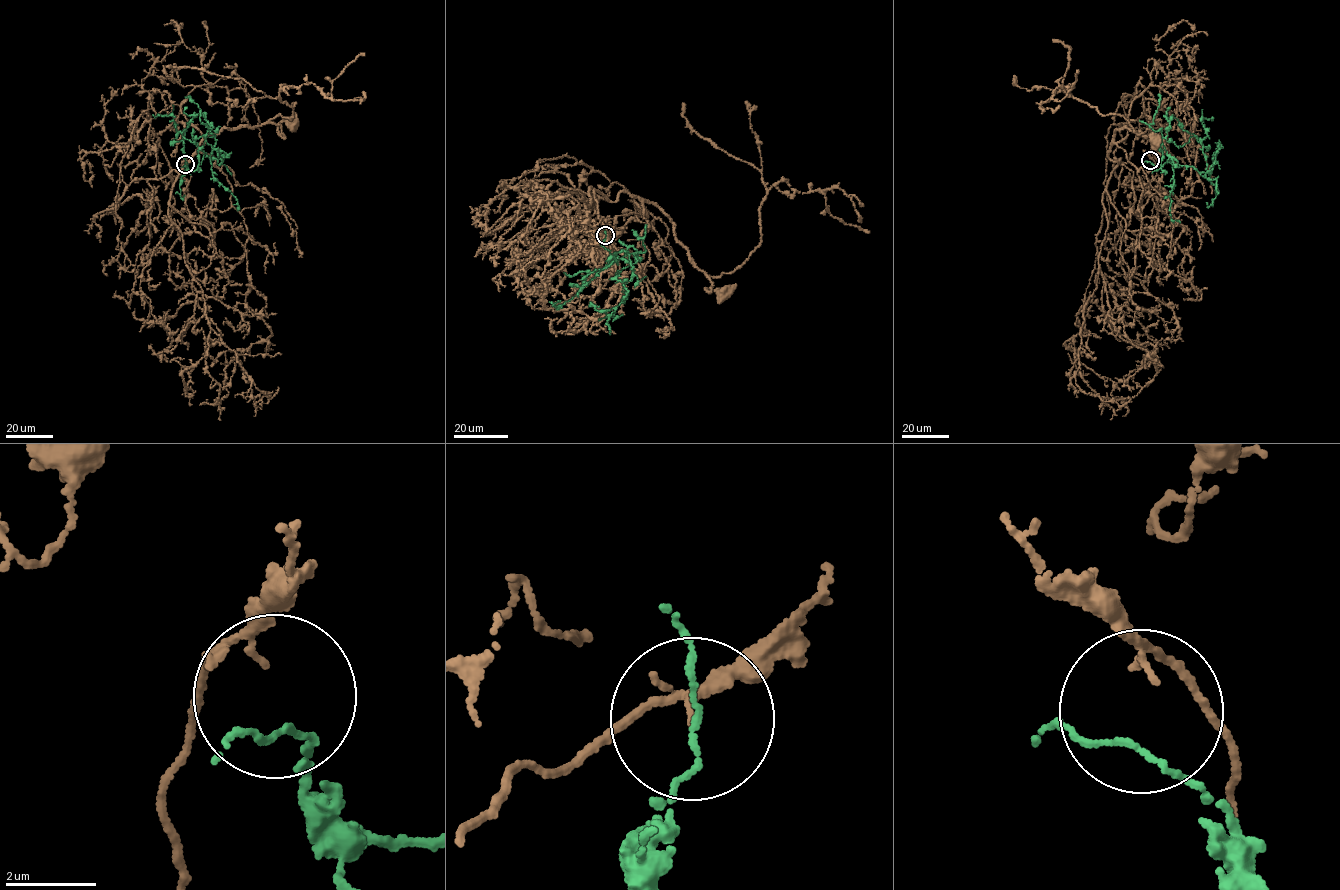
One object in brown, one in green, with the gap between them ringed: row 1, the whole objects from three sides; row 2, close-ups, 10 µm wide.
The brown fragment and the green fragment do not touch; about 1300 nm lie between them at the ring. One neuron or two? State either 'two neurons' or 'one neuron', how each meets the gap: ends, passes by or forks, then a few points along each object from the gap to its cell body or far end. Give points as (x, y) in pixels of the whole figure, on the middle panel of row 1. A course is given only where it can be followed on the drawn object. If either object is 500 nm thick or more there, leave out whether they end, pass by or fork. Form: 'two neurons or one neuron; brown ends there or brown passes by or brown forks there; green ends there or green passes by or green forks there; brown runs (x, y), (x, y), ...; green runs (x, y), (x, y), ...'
one neuron; brown passes by; green passes by; brown runs (605, 235), (592, 249), (594, 234), (642, 257), (649, 201), (708, 278), (707, 292), (724, 291); green runs (605, 236), (603, 244), (611, 255), (625, 251), (637, 258), (631, 245), (571, 299), (554, 307), (560, 301)

